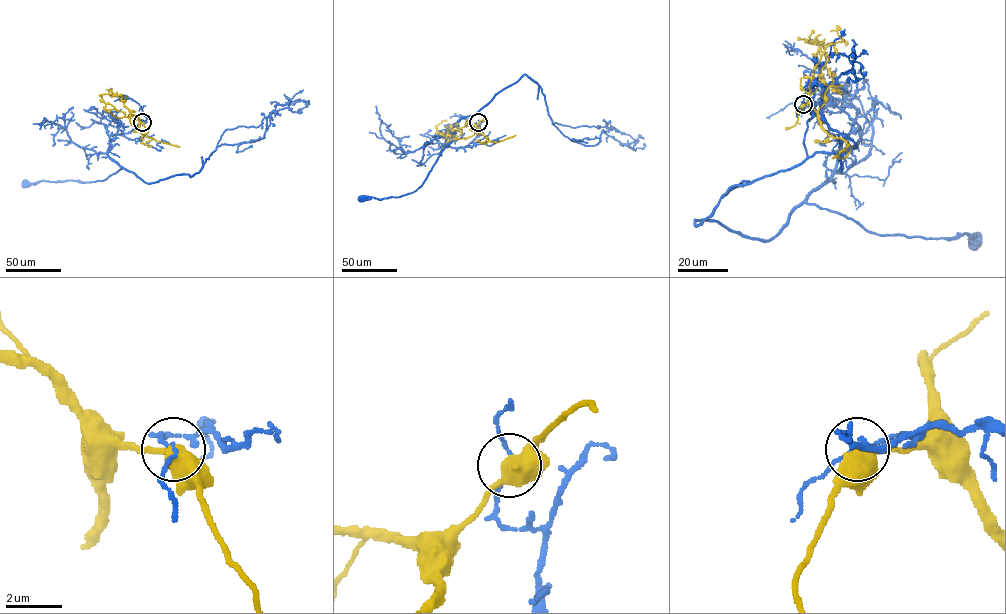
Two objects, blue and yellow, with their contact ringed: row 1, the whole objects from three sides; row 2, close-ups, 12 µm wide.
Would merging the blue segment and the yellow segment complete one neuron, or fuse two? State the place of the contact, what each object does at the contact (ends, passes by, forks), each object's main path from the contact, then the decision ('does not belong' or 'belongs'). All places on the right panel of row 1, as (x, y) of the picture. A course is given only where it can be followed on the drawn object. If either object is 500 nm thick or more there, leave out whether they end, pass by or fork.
place (803, 104); blue passes by; yellow passes by; course blue (803, 103), (835, 103), (860, 131), (844, 139), (832, 174), (808, 203), (877, 234), (976, 234), (975, 241); course yellow (803, 103), (817, 112), (829, 86), (836, 86), (840, 92), (832, 90), (824, 49), (819, 42), (799, 39); belongs

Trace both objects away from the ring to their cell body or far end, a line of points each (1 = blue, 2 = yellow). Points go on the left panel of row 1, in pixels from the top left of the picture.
1: (142, 122), (127, 133), (109, 137), (108, 155), (122, 167), (104, 180), (26, 183)
2: (142, 122), (139, 126), (138, 115), (118, 118), (108, 112), (100, 95), (110, 94)

